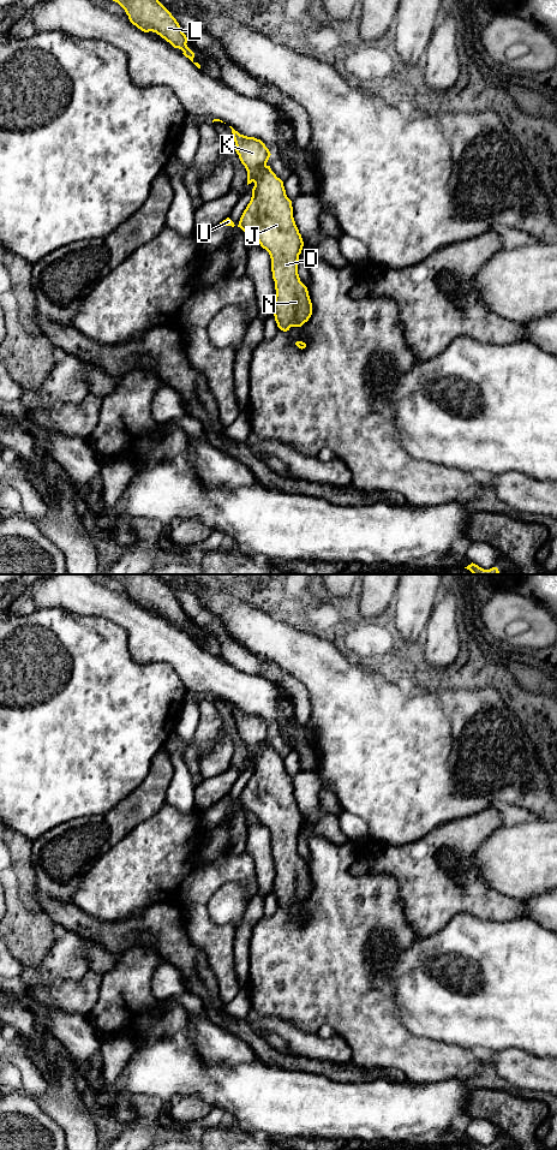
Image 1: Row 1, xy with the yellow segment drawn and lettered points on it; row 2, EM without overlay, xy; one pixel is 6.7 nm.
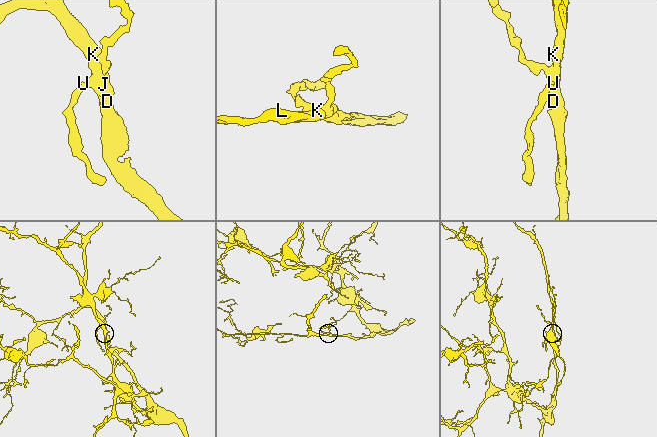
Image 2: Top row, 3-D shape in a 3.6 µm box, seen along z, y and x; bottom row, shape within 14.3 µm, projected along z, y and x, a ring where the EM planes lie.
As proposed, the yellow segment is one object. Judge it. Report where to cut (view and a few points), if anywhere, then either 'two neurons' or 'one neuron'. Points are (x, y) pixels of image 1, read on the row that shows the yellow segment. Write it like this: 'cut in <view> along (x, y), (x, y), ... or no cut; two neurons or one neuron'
no cut; one neuron

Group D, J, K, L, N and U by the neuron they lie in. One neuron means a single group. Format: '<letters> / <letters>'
D J K L N U

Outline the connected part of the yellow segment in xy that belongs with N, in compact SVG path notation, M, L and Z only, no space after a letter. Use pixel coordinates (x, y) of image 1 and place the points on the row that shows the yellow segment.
M229 127L235 151L247 171L247 185L254 183L251 201L238 227L254 237L270 255L276 290L272 312L277 327L287 332L291 327L301 327L312 315L307 287L298 274L304 242L283 181L266 165L271 155L269 149L260 139Z

